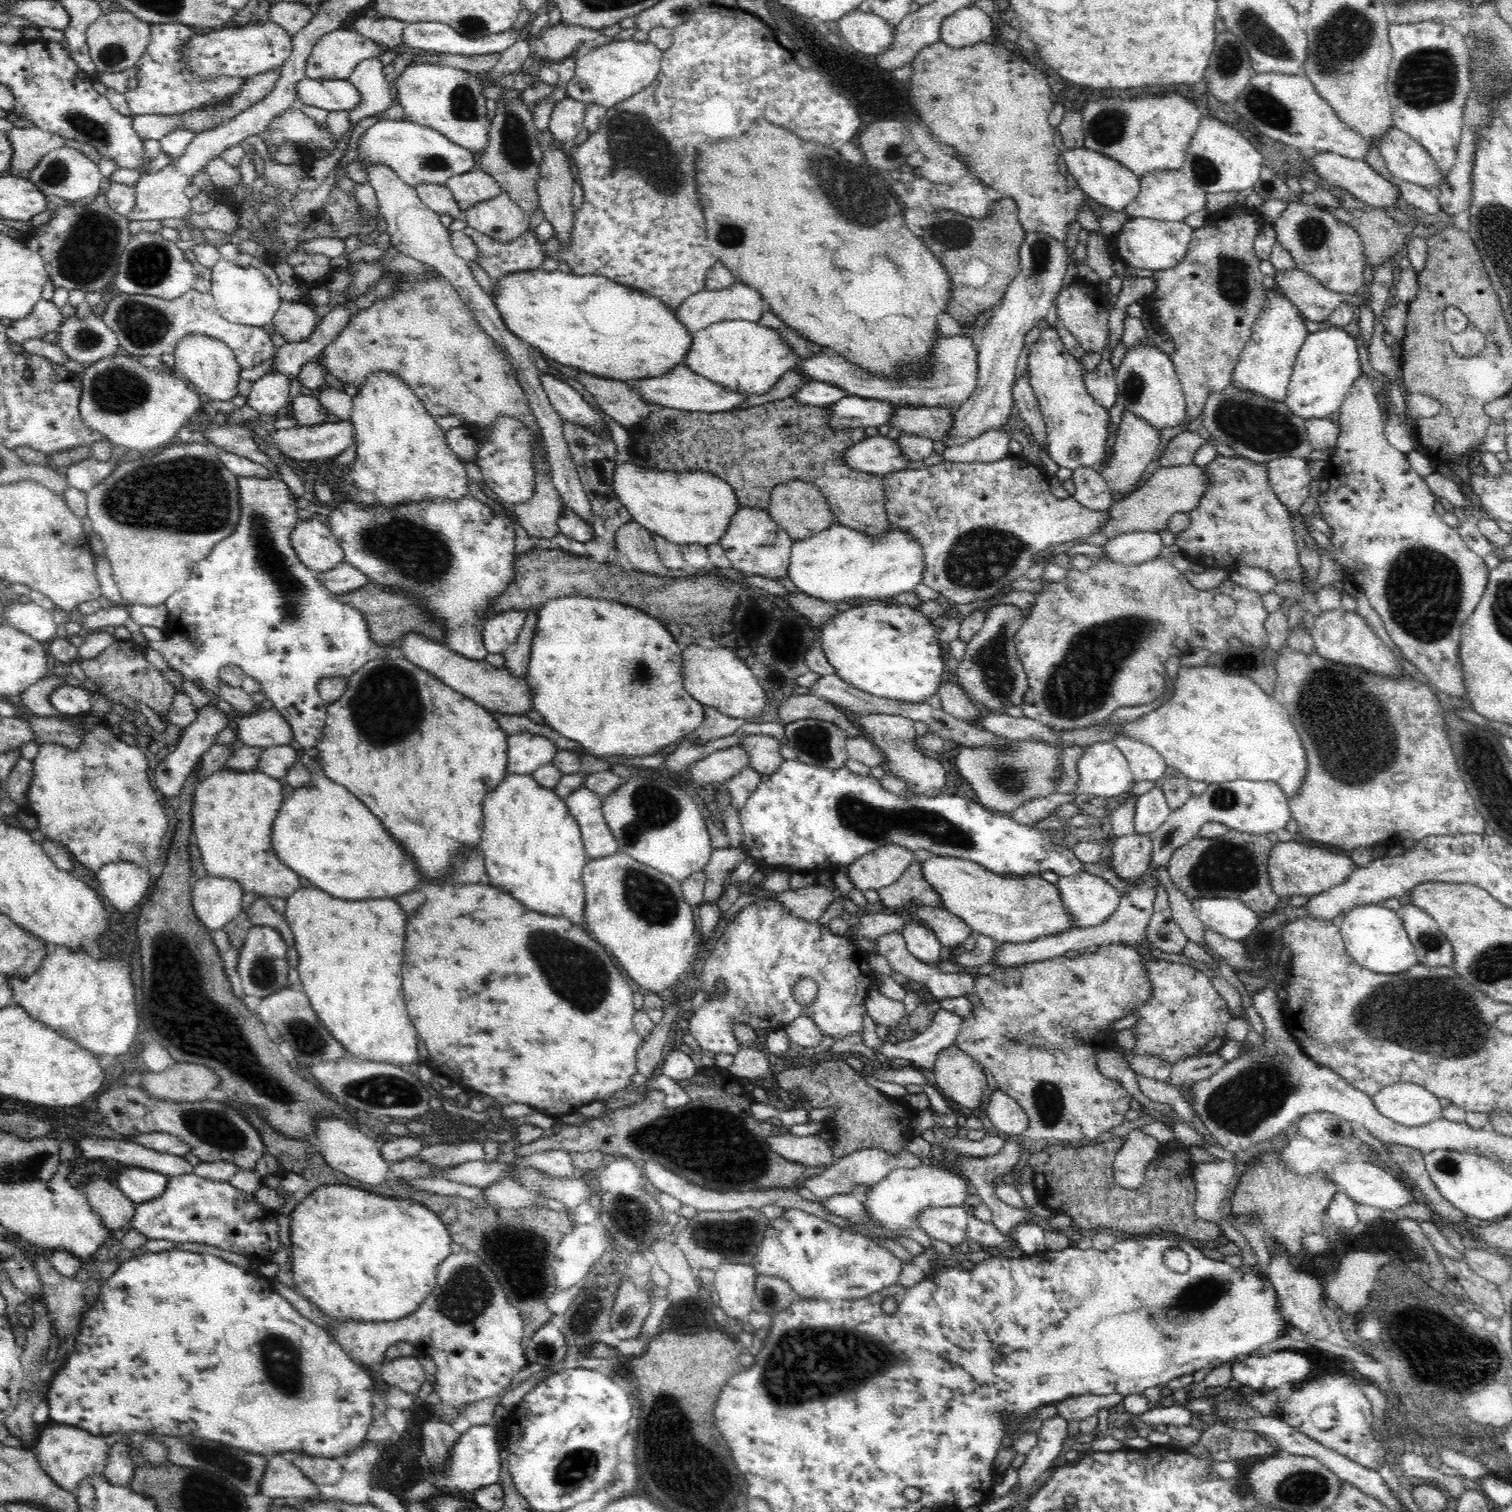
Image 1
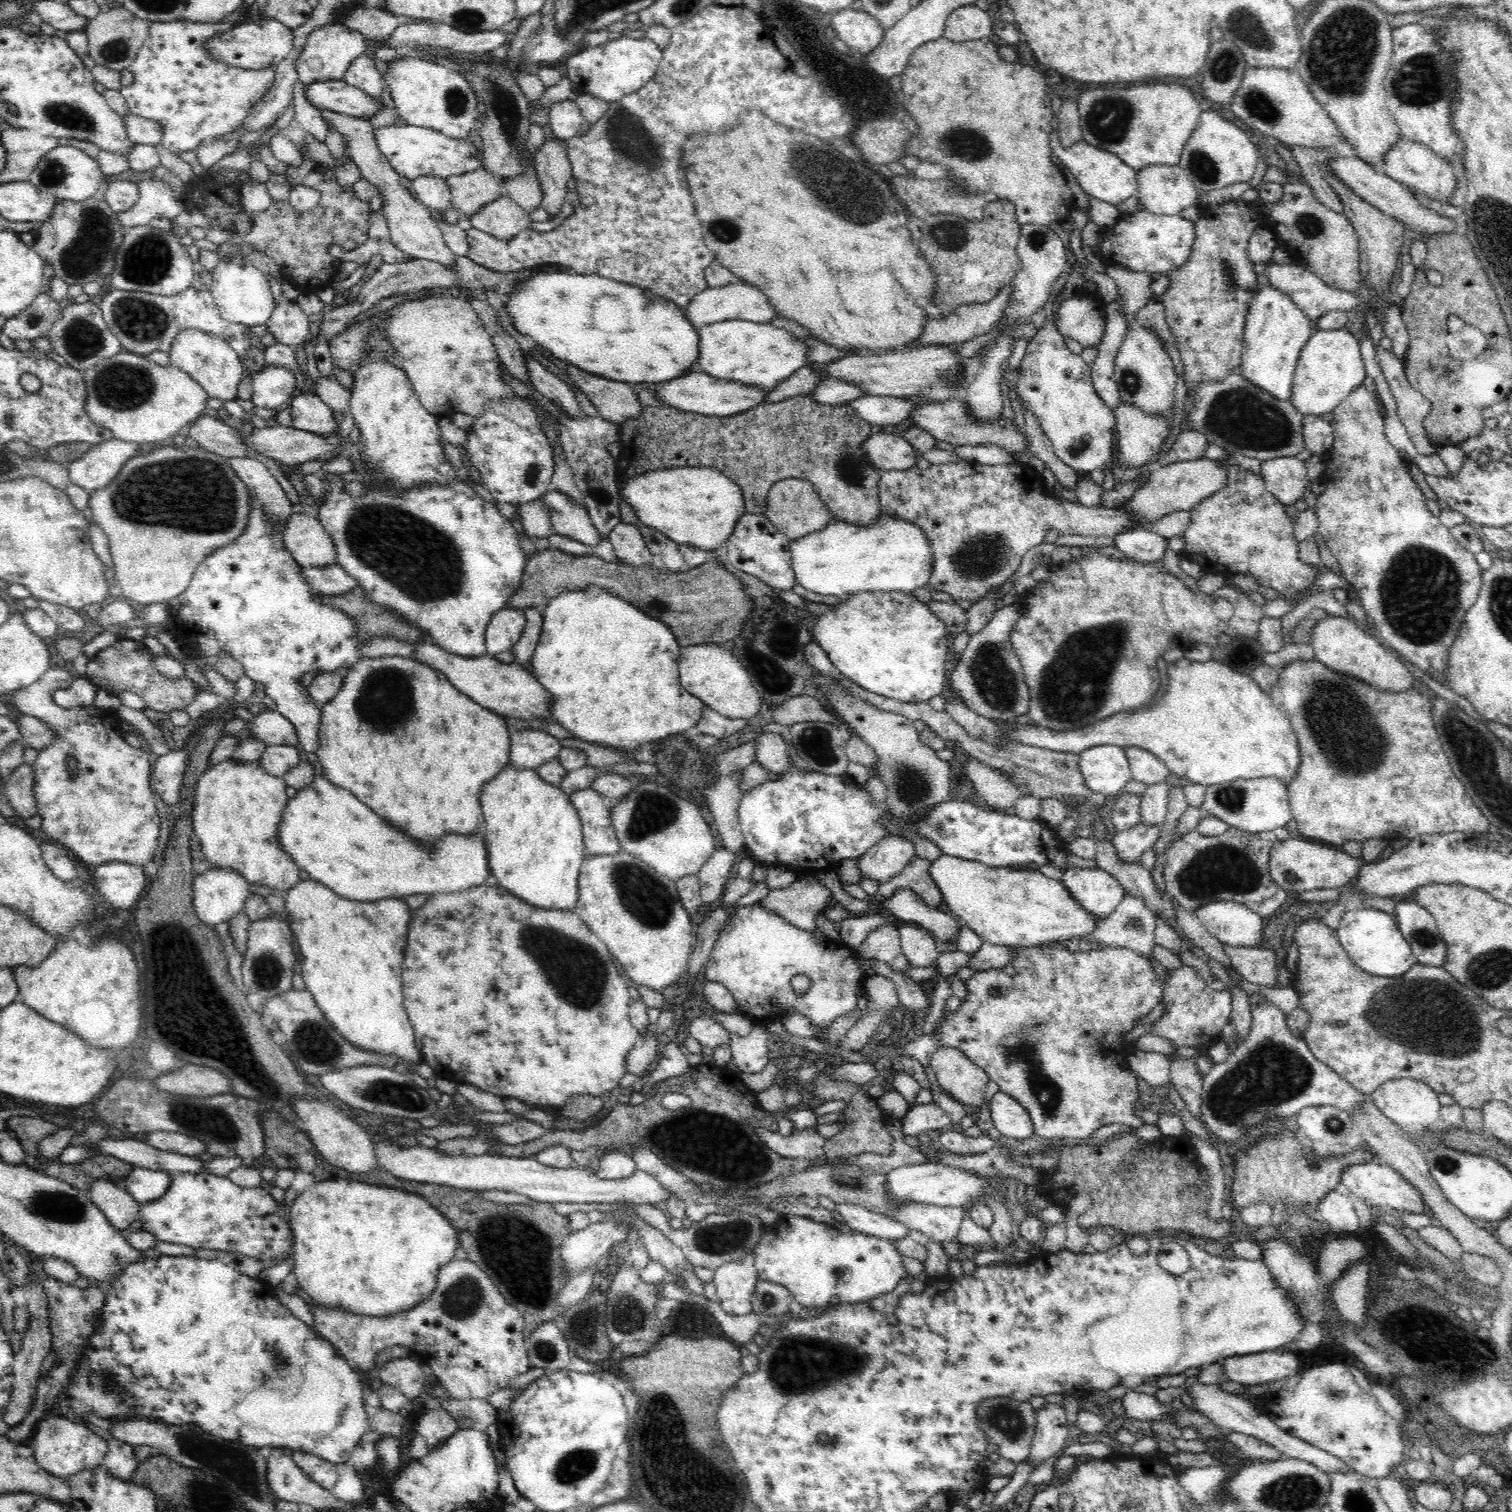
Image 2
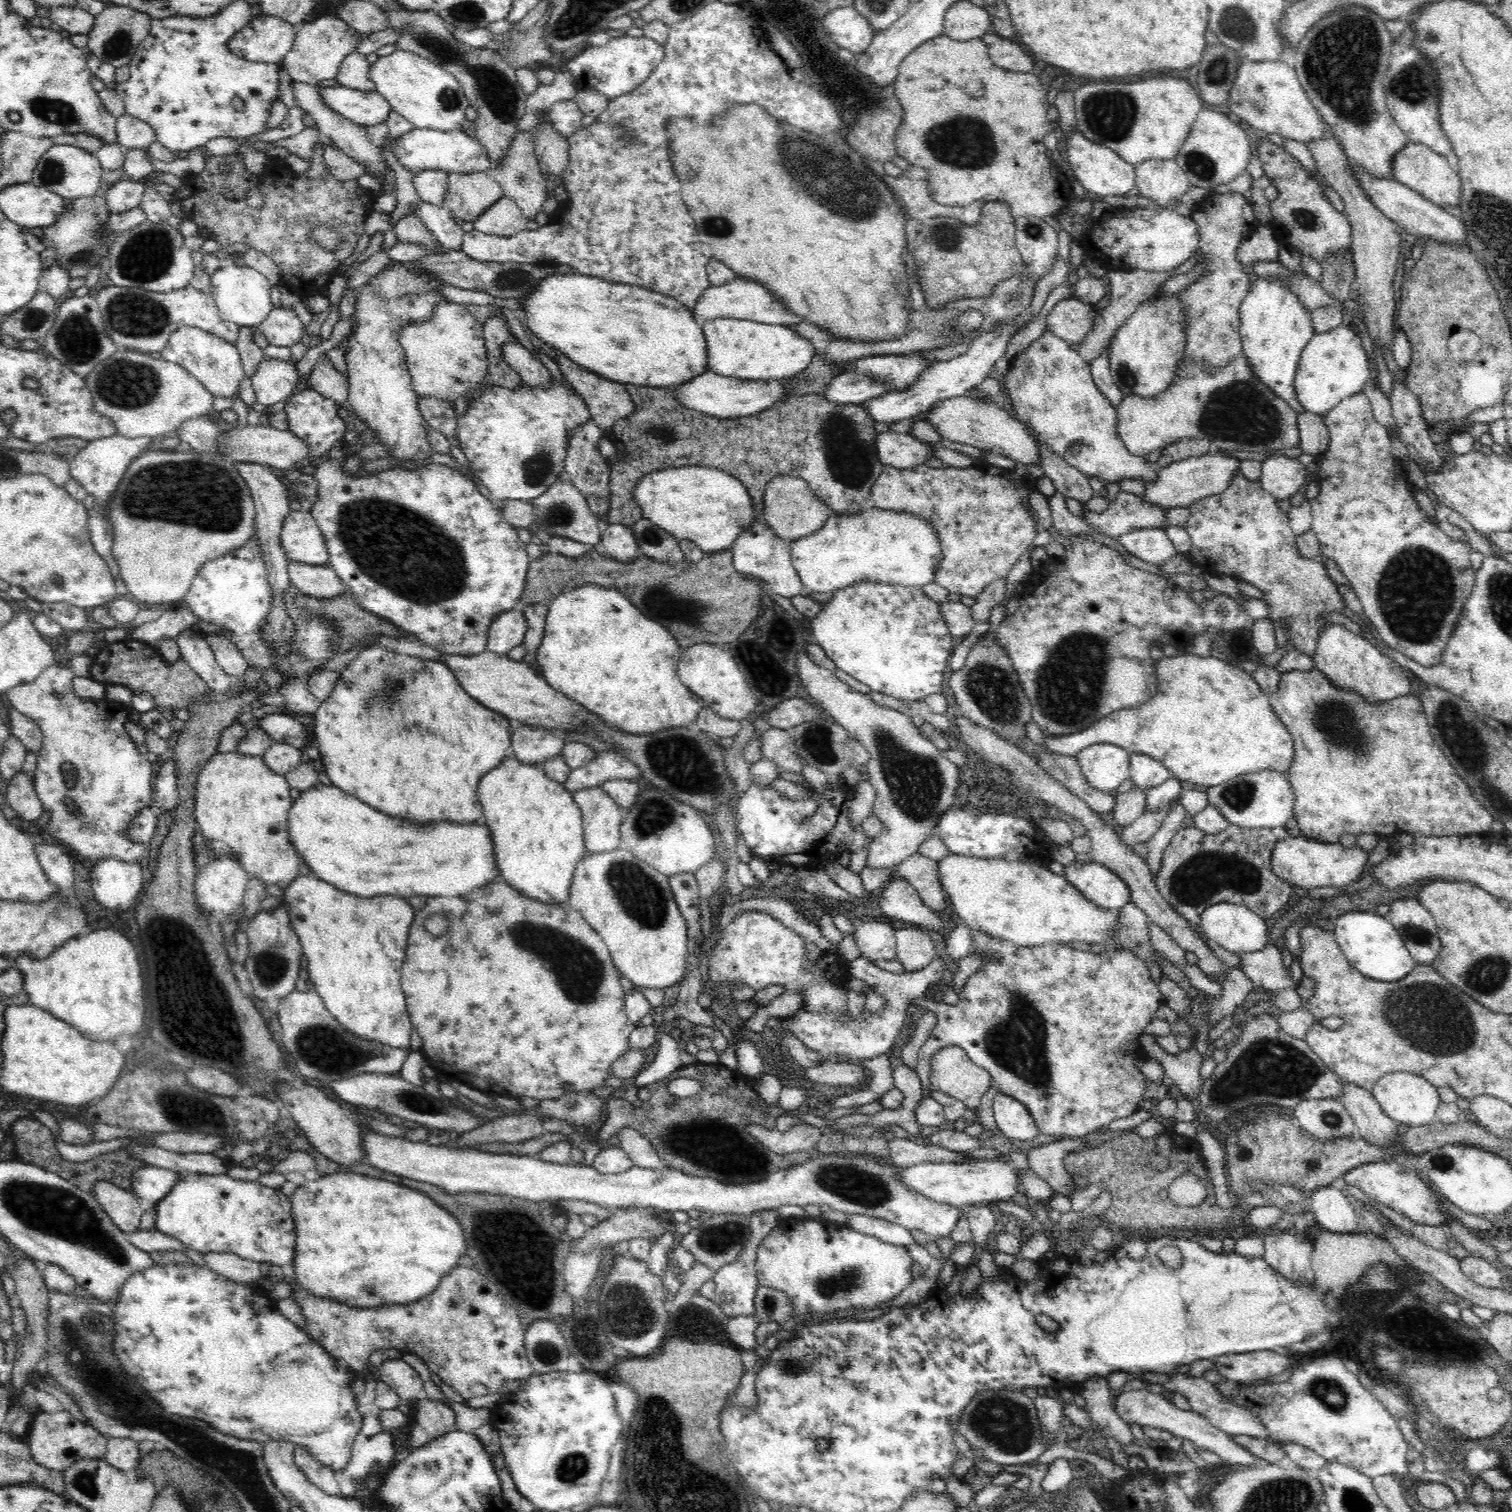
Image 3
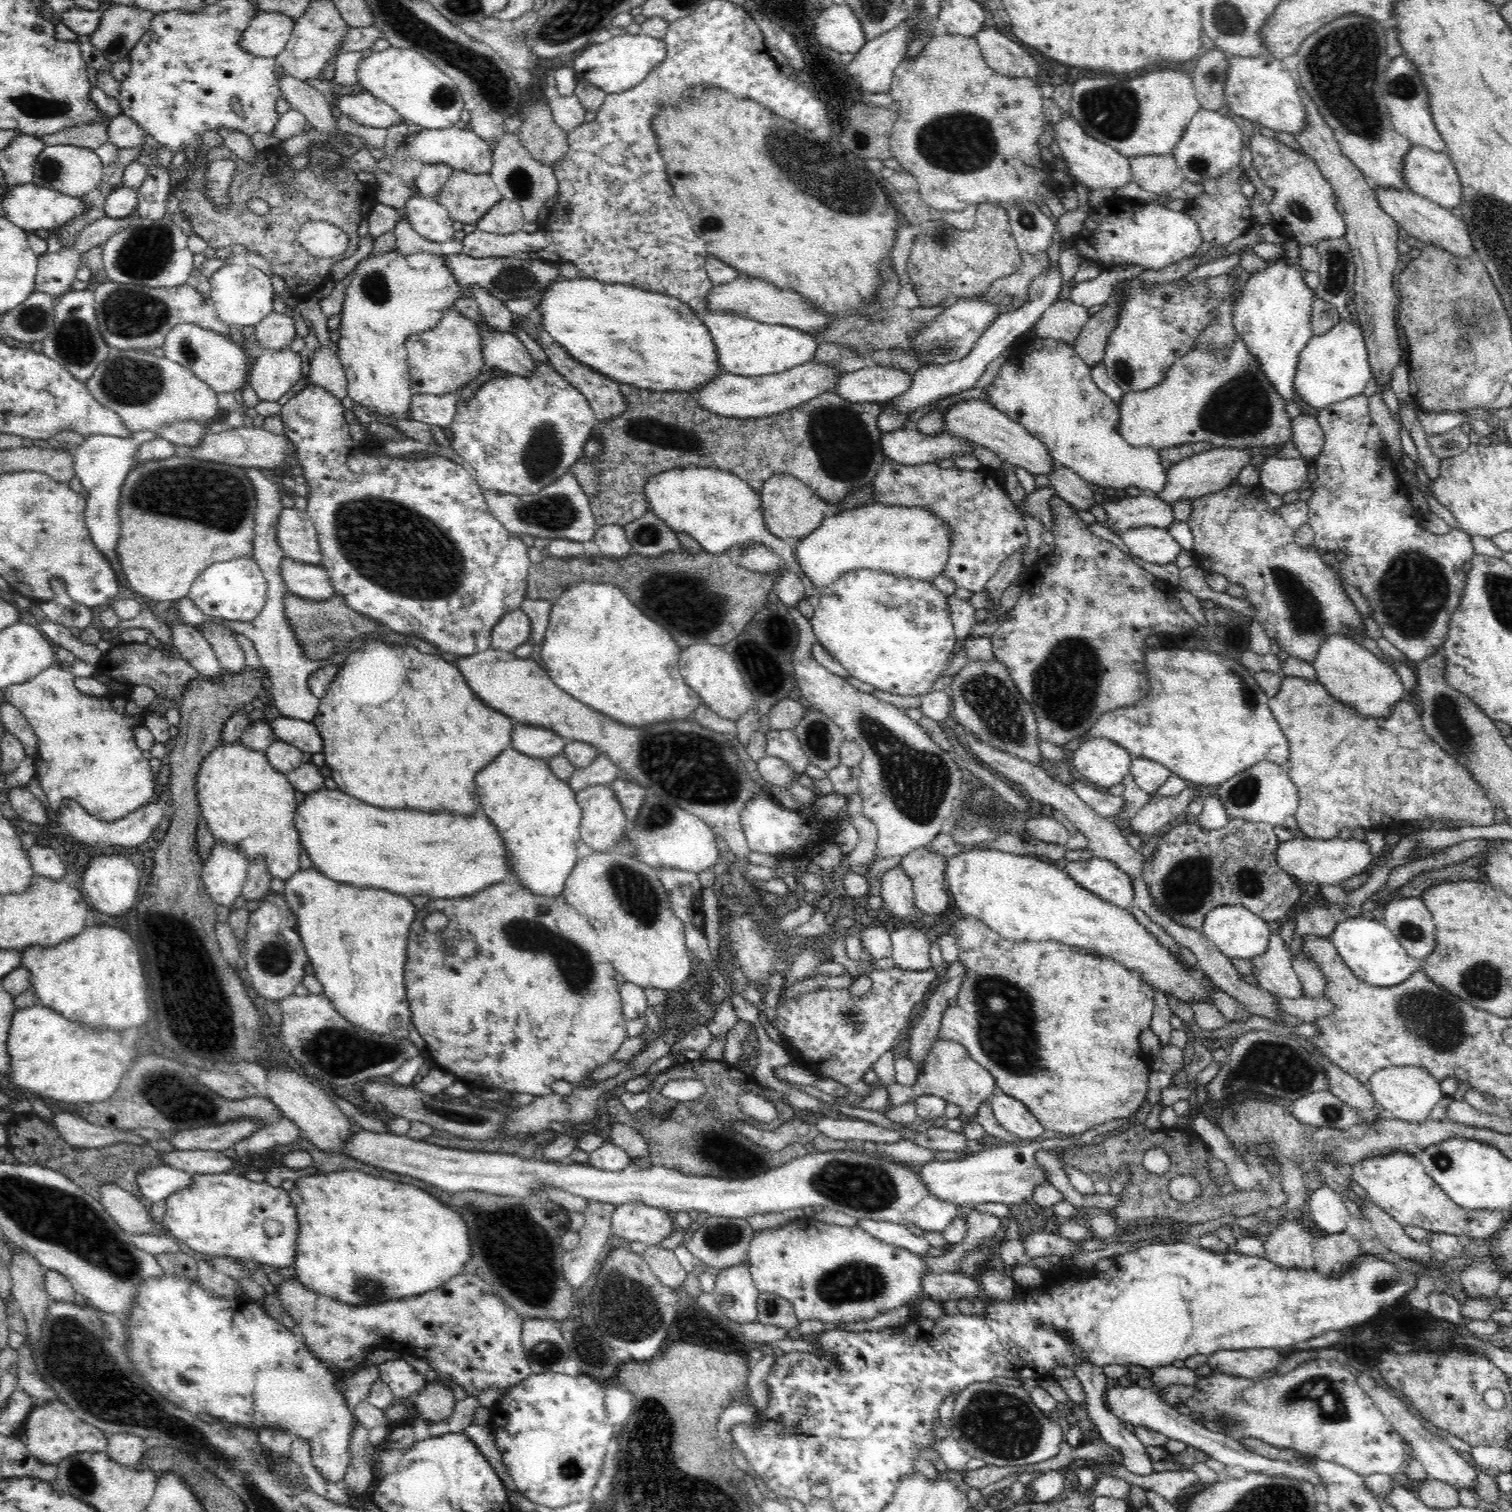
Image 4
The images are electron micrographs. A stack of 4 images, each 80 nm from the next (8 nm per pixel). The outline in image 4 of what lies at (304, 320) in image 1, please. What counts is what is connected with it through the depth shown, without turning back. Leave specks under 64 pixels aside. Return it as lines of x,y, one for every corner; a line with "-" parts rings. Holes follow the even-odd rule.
272,311
266,318
263,318
255,326
255,338
257,341
253,345
256,350
272,349
274,351
288,348
289,344
294,342
296,338
296,322
290,317
289,312
281,314
280,312

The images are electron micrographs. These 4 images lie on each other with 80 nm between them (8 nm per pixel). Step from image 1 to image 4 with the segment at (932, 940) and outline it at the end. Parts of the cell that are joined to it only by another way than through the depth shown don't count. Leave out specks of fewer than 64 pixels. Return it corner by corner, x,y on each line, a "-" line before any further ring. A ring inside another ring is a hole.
915,926
897,929
891,933
896,967
908,971
922,971
932,968
930,959
931,942
926,934

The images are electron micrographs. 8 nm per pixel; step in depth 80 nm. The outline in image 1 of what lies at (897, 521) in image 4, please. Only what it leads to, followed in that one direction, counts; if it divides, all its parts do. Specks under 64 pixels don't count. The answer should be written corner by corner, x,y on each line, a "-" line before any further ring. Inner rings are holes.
834,522
810,538
793,541
788,574
798,590
808,596
826,602
842,602
910,592
921,583
924,567
922,547
907,532
893,526
890,532
874,538

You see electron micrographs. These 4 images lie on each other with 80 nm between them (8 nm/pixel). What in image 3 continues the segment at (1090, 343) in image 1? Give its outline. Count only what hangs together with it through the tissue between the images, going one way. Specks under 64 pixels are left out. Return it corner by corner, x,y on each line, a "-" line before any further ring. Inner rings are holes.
1076,298
1055,304
1047,315
1046,329
1066,342
1080,344
1090,334
1097,312
1092,306

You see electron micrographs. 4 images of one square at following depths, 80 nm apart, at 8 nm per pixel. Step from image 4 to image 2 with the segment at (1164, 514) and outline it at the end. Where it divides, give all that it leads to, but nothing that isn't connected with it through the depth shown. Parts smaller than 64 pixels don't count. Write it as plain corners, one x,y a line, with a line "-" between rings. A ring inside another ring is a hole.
948,462
946,464
933,464
929,468
920,469
916,465
907,468
906,470
888,470
884,471
880,478
879,483
879,497
880,497
880,510
883,514
887,514
890,518
903,518
908,522
915,522
916,526
919,526
926,534
928,542
930,543
930,549
934,553
932,574
929,578
929,586
940,590
940,592
946,592
951,594
955,600
969,600
976,602
988,594
990,590
999,588
1018,568
1021,566
1021,562
1024,556
1028,554
1030,550
1033,550
1035,546
1044,544
1044,536
1048,534
1048,530
1054,530
1058,533
1058,536
1074,536
1074,534
1080,534
1082,536
1111,536
1120,534
1126,531
1133,530
1134,528
1140,528
1140,524
1148,522
1139,522
1139,520
1133,520
1131,514
1127,512
1127,508
1123,508
1123,504
1118,507
1088,507
1080,504
1078,501
1069,502
1068,500
1056,499
1051,497
1045,488
1040,473
1037,473
1028,464
1022,465
1022,463
1000,463
997,465
987,465
982,463
970,463
970,462

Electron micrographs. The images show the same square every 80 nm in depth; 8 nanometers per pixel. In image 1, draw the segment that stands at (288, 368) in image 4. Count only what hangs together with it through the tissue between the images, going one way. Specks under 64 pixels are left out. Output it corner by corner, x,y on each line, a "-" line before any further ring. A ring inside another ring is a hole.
270,372
255,380
247,396
247,405
261,416
274,416
287,407
292,396
289,394
291,377
279,372

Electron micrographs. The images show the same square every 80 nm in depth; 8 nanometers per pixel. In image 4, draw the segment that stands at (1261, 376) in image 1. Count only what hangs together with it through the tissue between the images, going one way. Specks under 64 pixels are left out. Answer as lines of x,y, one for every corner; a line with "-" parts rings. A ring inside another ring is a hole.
1283,257
1272,258
1268,266
1252,274
1238,295
1232,322
1238,337
1257,358
1262,372
1284,399
1290,419
1302,415
1302,407
1294,399
1294,382
1301,350
1315,335
1312,333
1311,310
1316,300
1314,289
1308,288
1298,267
1286,265

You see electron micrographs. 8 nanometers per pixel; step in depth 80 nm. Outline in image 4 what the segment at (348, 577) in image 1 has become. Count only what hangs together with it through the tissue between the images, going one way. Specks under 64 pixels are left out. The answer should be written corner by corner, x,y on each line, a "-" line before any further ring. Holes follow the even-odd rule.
285,557
280,569
290,593
317,601
335,594
328,571
322,565
310,565

